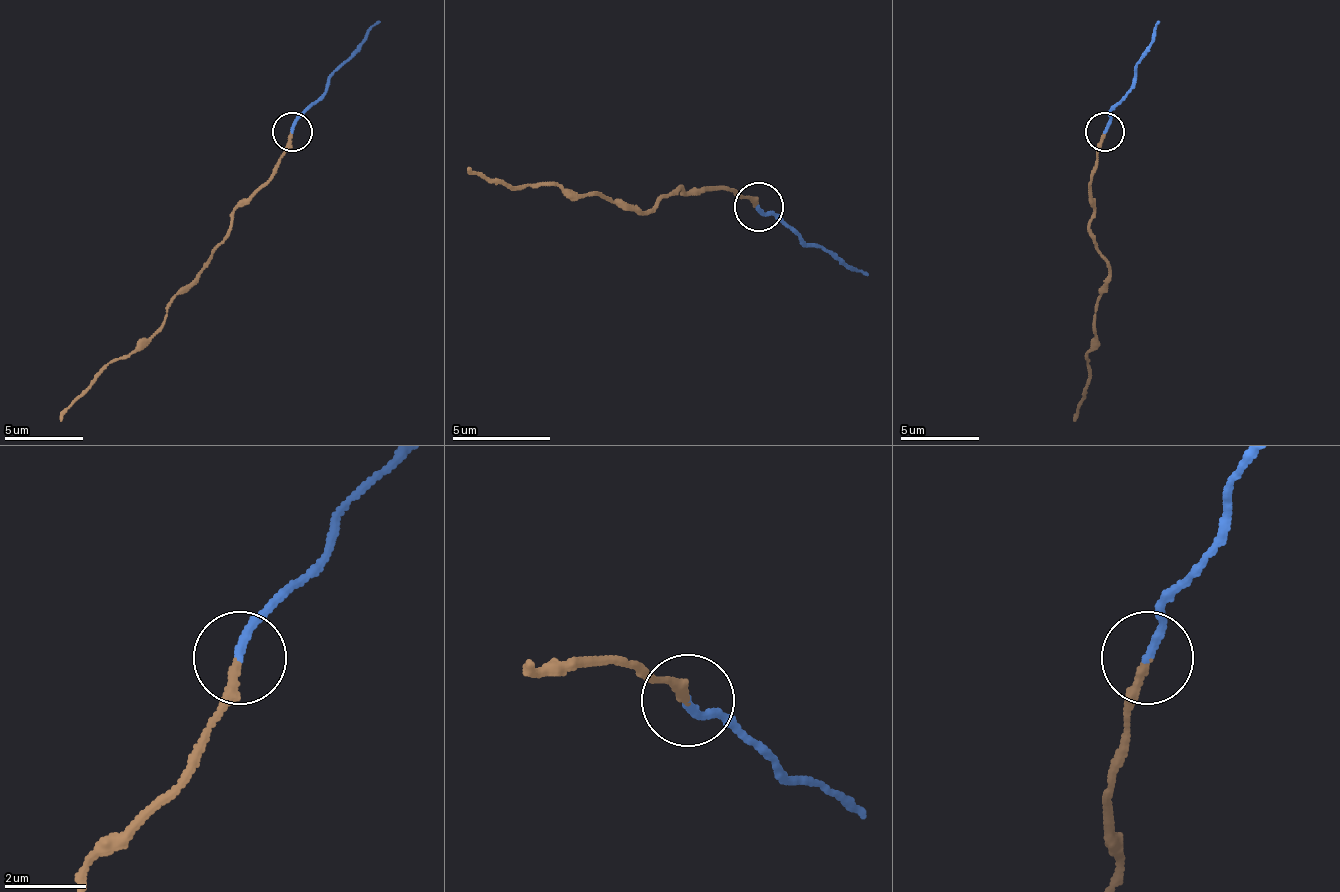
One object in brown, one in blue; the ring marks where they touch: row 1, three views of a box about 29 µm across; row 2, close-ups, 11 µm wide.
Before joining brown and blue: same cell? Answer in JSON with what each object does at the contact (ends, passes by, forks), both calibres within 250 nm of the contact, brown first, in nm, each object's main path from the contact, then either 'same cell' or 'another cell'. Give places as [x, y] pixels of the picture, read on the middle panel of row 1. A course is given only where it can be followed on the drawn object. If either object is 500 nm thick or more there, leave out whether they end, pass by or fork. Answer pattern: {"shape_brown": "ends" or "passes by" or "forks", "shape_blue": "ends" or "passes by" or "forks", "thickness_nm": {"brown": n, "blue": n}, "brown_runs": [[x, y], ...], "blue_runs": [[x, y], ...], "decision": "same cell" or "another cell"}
{"shape_brown": "ends", "shape_blue": "ends", "thickness_nm": {"brown": 200, "blue": 200}, "brown_runs": [[757, 208], [727, 188], [678, 188], [644, 213], [600, 193], [541, 183], [511, 188], [467, 169]], "blue_runs": [[757, 208], [776, 213], [801, 237], [816, 242], [870, 277]], "decision": "another cell"}

